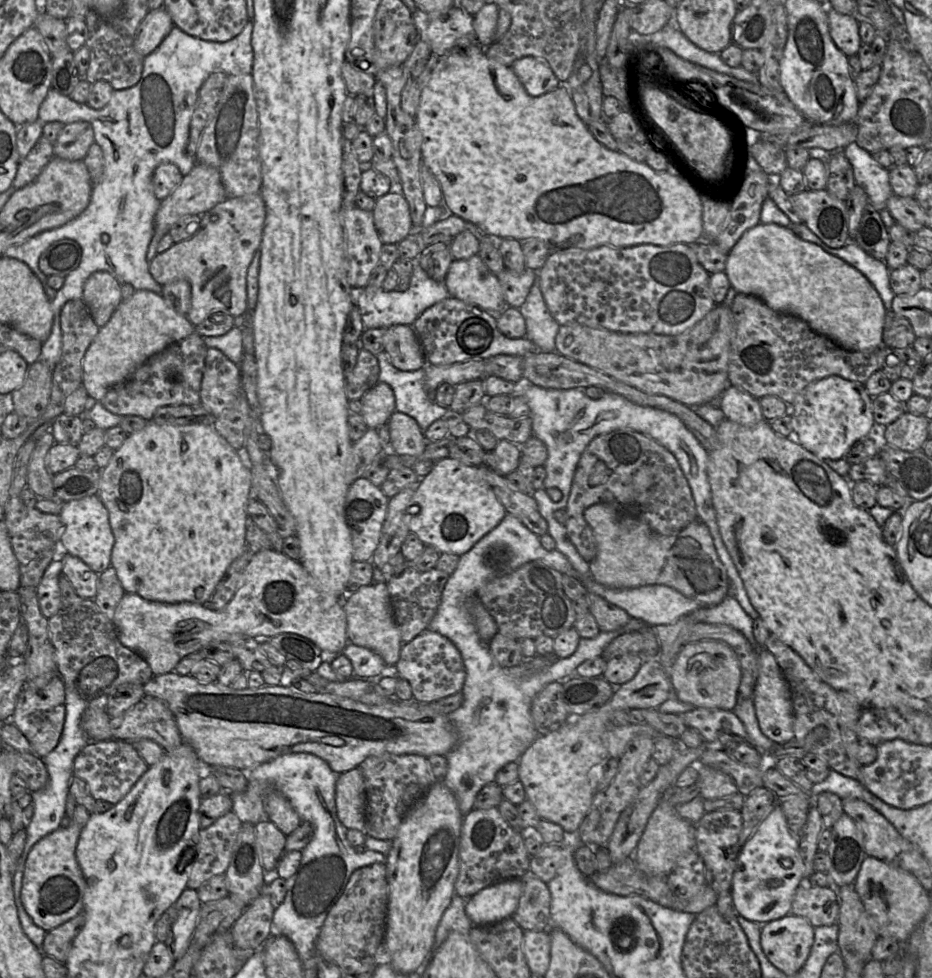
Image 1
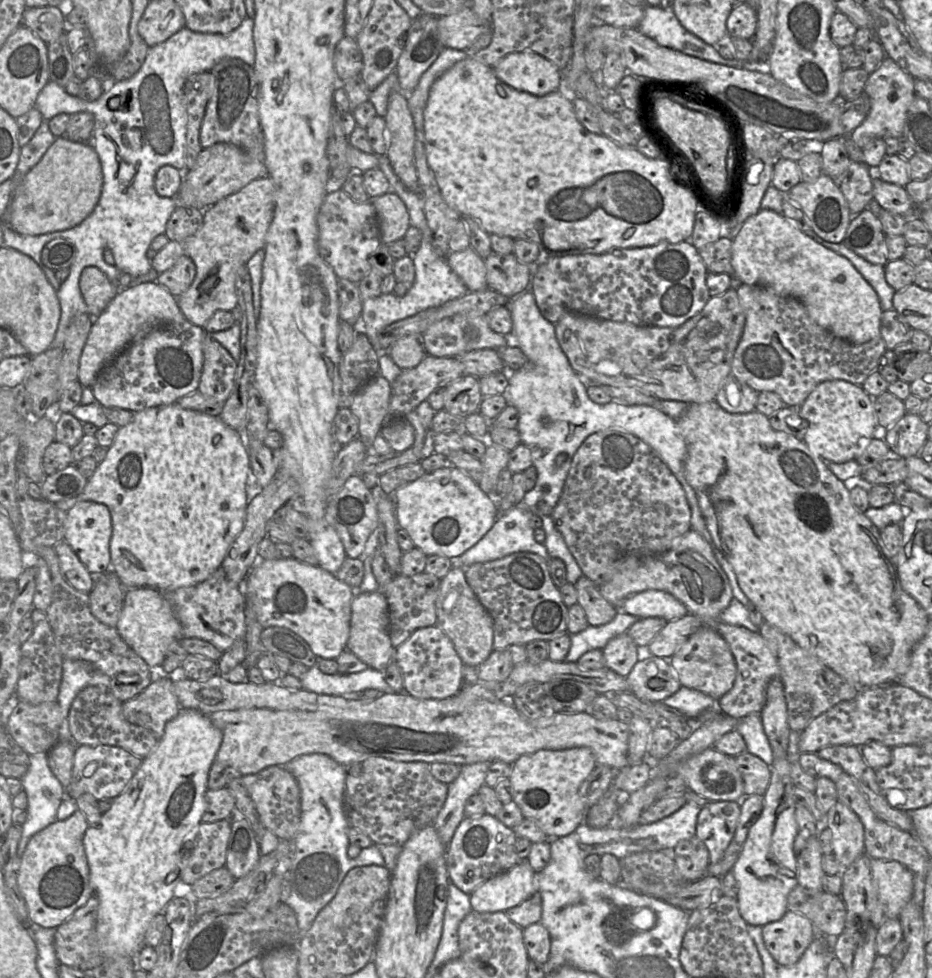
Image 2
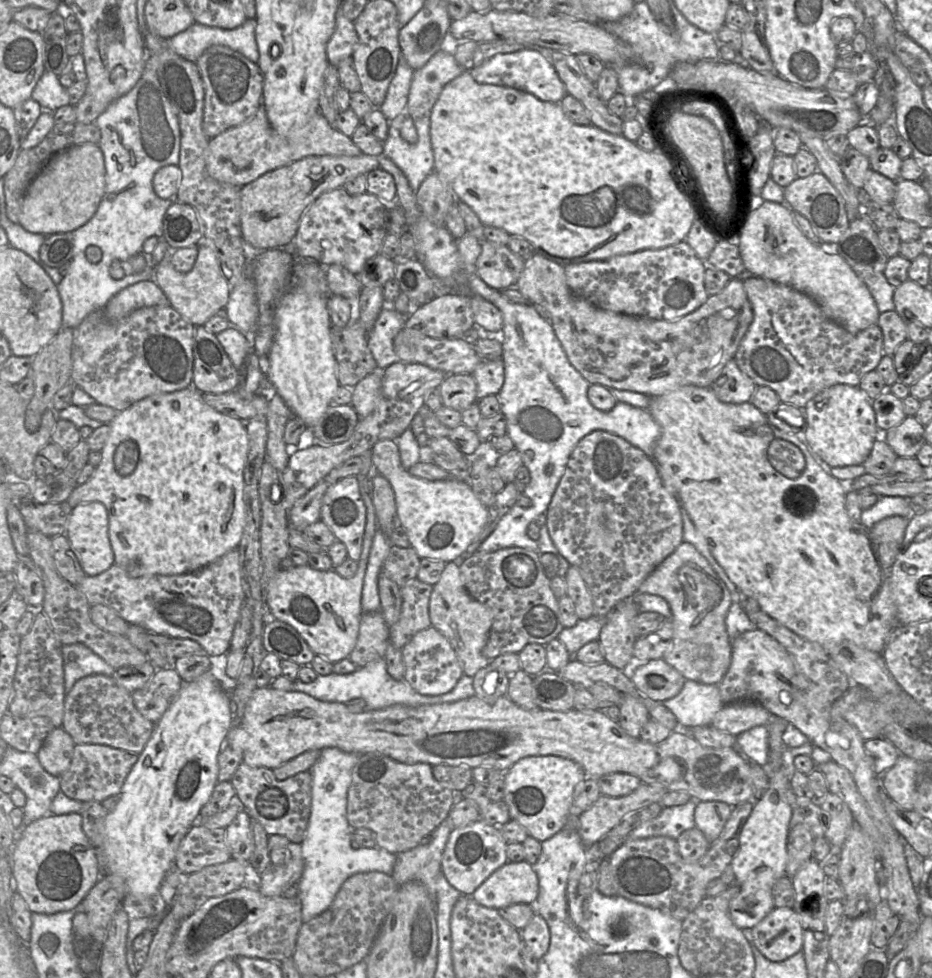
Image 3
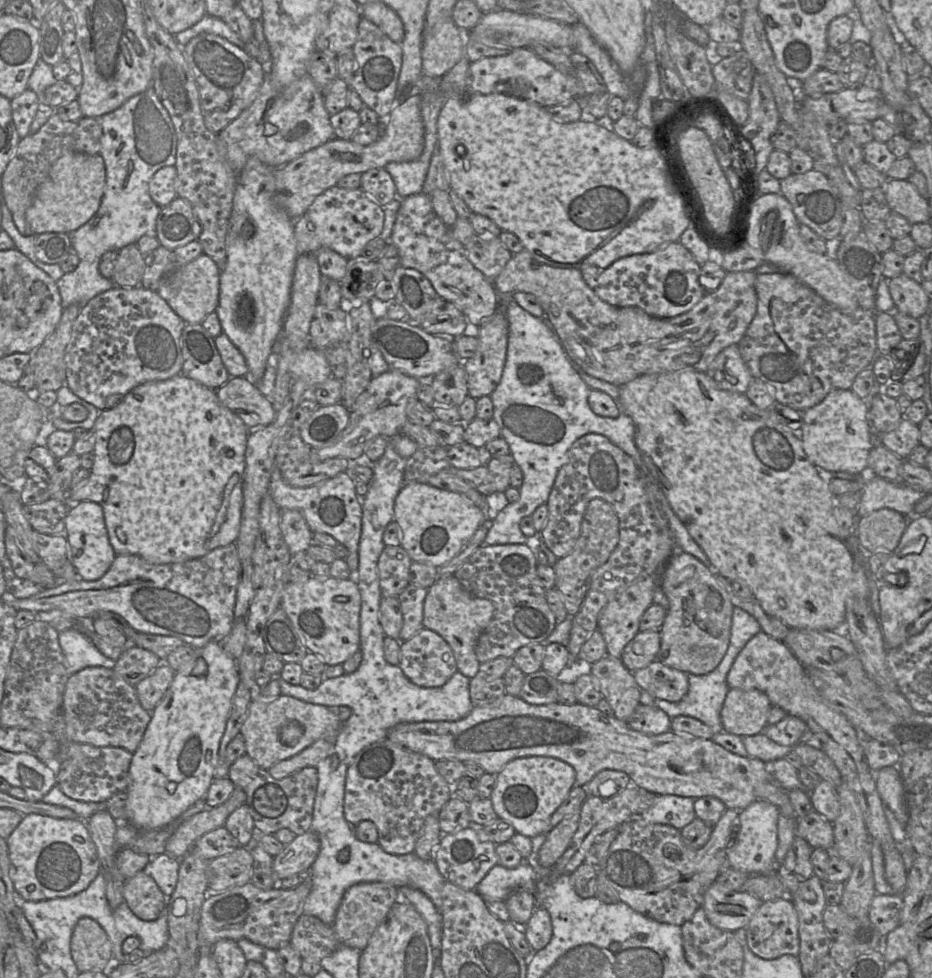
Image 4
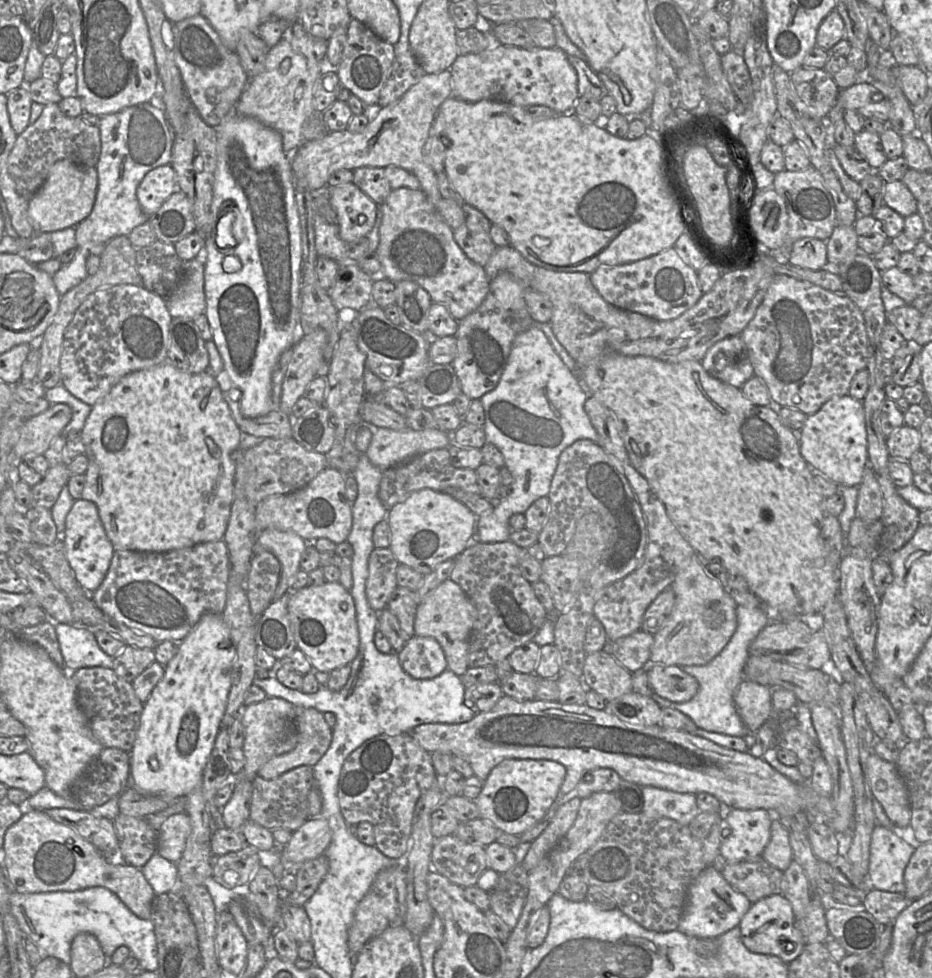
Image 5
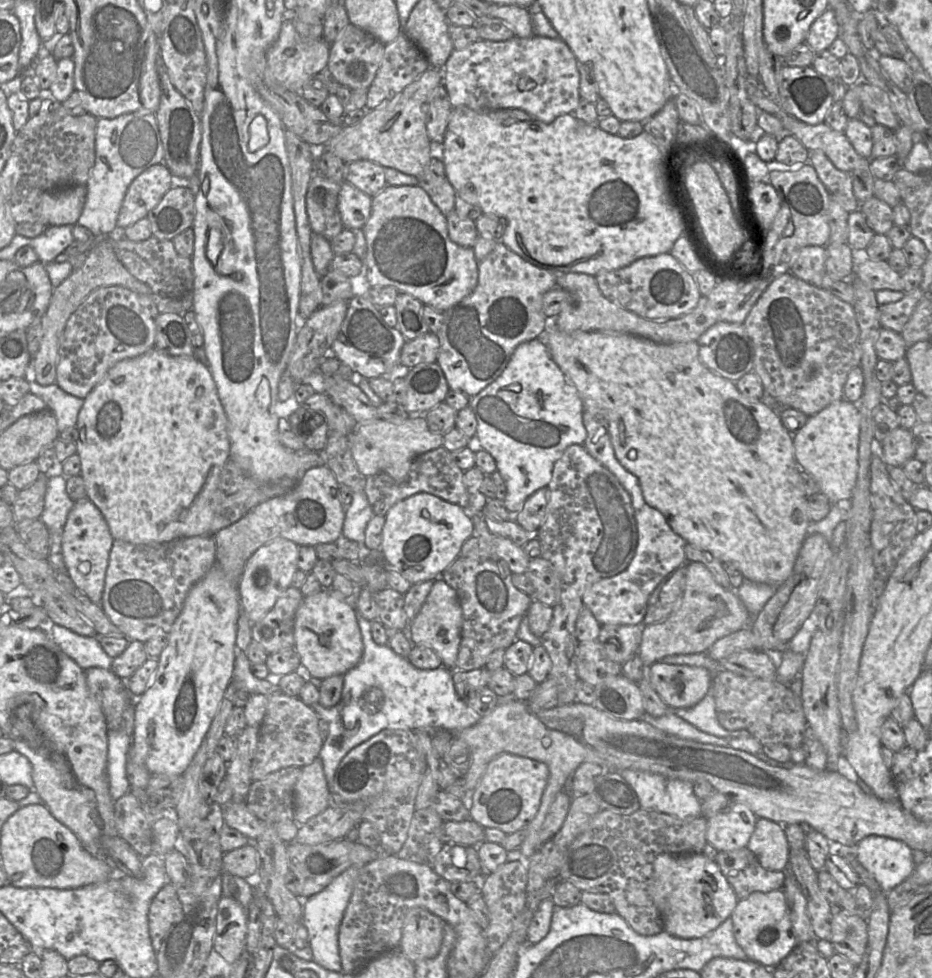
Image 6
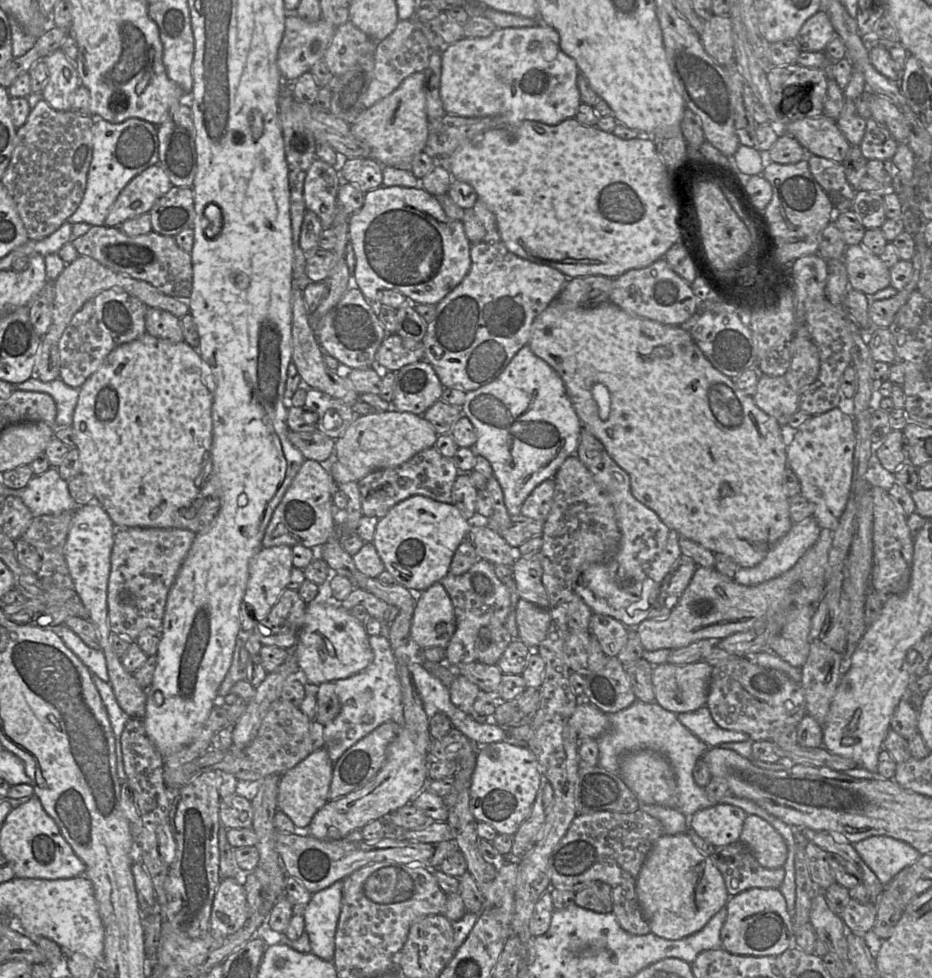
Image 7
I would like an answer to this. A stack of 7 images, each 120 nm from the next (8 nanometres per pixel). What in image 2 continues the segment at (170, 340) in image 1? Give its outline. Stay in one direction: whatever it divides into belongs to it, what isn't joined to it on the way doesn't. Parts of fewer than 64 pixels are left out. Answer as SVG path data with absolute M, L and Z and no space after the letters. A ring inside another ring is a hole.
M145 282L120 290L93 325L80 358L78 381L92 387L99 373L131 343L150 330L172 323L187 321L176 298L158 282Z

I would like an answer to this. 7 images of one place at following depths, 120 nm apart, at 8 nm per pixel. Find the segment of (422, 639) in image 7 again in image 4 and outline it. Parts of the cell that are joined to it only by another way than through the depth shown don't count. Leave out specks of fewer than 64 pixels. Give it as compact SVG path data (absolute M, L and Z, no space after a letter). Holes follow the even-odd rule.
M454 574L439 577L429 588L423 605L423 626L441 635L450 645L457 669L472 679L479 672L480 662L475 648L479 635L494 614L494 605L468 592Z

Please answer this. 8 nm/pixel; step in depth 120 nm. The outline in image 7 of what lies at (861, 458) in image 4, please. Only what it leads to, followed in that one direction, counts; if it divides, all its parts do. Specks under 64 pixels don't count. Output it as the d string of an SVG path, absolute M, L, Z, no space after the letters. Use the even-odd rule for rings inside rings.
M836 407L823 414L810 416L807 421L794 430L792 442L787 447L787 465L800 482L801 495L813 504L813 517L821 529L829 529L834 532L845 511L851 491L855 444L854 417Z

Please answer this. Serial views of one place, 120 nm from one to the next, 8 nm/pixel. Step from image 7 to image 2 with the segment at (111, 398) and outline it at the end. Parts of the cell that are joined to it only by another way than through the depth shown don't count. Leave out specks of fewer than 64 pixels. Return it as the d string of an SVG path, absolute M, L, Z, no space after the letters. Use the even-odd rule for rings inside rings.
M175 402L135 412L132 421L119 428L113 444L108 449L106 458L88 479L83 492L77 497L58 501L54 504L65 512L80 501L94 501L105 504L110 511L113 528L110 540L111 571L116 573L126 588L150 587L160 592L169 592L201 583L221 566L229 548L241 533L245 524L247 508L245 489L250 471L250 460L244 434L226 425L218 416L187 410Z

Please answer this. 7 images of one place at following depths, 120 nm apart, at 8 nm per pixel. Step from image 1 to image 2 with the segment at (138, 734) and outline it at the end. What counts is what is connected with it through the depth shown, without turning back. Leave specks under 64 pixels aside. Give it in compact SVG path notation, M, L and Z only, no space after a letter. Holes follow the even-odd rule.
M161 677L135 697L122 702L122 715L131 724L150 730L159 740L165 724L177 715L180 705L173 688L173 681Z

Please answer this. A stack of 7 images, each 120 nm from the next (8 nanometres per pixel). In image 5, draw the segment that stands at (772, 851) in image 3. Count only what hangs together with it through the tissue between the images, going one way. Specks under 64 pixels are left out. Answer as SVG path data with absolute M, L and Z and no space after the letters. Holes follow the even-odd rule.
M761 808L725 809L719 824L722 830L730 827L731 833L722 839L720 853L727 863L762 855L770 840L773 816L772 812ZM709 866L689 885L686 904L677 930L691 937L717 938L738 927L751 905L745 895L732 888L720 872Z

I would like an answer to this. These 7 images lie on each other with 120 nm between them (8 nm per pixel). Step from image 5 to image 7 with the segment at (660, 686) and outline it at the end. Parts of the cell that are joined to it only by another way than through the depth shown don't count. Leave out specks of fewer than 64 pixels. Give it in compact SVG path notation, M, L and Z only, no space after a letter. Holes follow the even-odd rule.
M703 661L653 666L655 702L675 714L696 711L706 705L712 669Z

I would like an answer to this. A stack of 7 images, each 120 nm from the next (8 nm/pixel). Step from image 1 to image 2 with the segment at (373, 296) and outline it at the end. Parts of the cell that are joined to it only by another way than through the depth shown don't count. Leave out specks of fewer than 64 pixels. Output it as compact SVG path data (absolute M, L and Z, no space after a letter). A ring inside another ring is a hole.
M420 213L420 215L415 215L416 217L416 228L418 228L422 233L422 240L417 251L412 255L414 266L415 266L415 280L410 286L409 290L404 296L397 296L394 293L381 294L374 298L369 298L363 301L363 310L361 314L360 323L358 324L358 330L364 333L374 349L383 353L383 350L379 349L379 334L388 325L403 320L407 317L413 316L425 309L439 306L447 301L454 300L461 296L464 296L469 291L458 275L451 269L447 263L445 256L440 255L432 244L432 232L428 226L425 213Z

